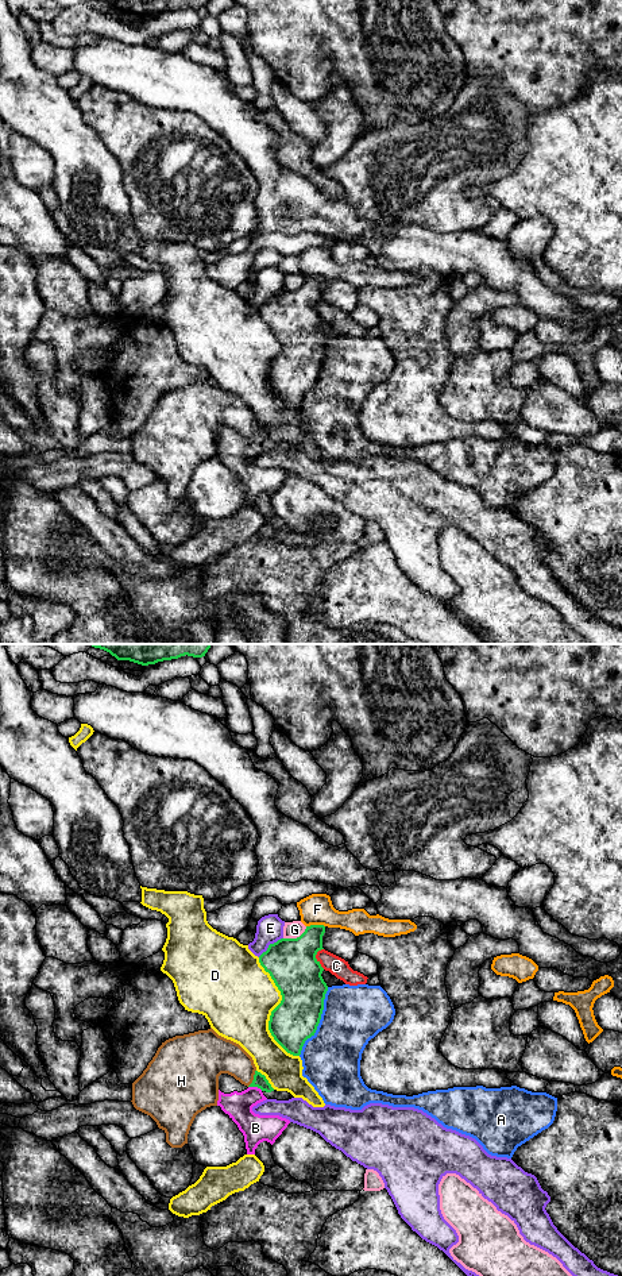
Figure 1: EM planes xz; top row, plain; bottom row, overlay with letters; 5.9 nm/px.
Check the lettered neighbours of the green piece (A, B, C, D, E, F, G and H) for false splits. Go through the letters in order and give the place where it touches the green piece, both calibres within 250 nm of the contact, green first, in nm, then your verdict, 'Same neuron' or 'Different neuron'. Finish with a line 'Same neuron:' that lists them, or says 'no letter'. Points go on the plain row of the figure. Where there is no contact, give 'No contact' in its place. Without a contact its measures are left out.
A: Touches green at xz (319, 373). Thickness 280 nm (green) against 360 nm. Different neuron
B: Touches green at xz (255, 438). Thickness 80 nm (green) against 170 nm. Same neuron
C: Touches green at xz (316, 311). Thickness 300 nm (green) against 110 nm. Different neuron
D: Touches green at xz (273, 362). Thickness 280 nm (green) against 460 nm. Different neuron
E: Touches green at xz (269, 297). Thickness 300 nm (green) against 160 nm. Different neuron
F: Touches green at xz (315, 277). Thickness 280 nm (green) against 190 nm. Different neuron
G: Touches green at xz (297, 289). Thickness 300 nm (green) against 100 nm. Different neuron
H: Touches green at xz (254, 430). Thickness 80 nm (green) against 220 nm. Different neuron
Same neuron: B

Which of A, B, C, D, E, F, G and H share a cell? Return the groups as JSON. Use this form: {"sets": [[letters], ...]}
{"sets": [["A"], ["B"], ["C"], ["D"], ["E"], ["F"], ["G"], ["H"]]}

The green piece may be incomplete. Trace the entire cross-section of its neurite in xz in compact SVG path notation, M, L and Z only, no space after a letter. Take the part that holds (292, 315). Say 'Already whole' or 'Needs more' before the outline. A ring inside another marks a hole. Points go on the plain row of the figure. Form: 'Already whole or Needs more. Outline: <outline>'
Already whole. Outline: M324 277L306 278L297 290L281 290L270 296L267 302L259 308L259 315L270 325L281 343L282 352L271 363L268 382L274 392L290 406L300 408L308 390L314 388L324 362L324 351L328 338L321 325L324 320L316 311L322 300Z

